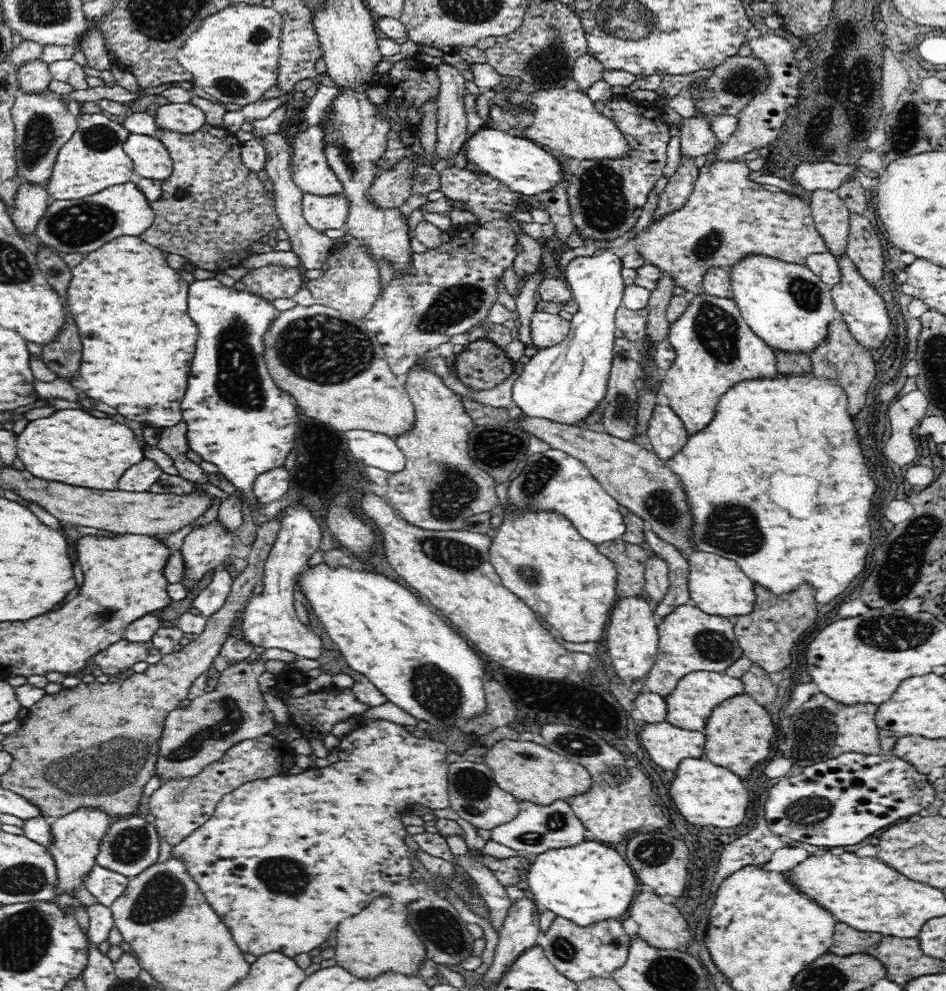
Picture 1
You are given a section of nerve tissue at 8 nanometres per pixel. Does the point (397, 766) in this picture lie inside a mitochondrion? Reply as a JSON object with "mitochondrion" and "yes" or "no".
{"mitochondrion":"no"}

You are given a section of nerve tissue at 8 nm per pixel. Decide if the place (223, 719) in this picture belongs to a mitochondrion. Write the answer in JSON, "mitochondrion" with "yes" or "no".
{"mitochondrion":"yes"}

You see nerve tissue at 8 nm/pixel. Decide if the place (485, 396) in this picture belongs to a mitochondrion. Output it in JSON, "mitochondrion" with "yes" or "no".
{"mitochondrion":"no"}

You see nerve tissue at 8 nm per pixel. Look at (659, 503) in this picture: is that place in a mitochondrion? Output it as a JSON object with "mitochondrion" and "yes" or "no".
{"mitochondrion":"yes"}

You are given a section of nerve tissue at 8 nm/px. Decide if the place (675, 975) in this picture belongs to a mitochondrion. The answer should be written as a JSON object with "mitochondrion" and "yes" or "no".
{"mitochondrion":"yes"}

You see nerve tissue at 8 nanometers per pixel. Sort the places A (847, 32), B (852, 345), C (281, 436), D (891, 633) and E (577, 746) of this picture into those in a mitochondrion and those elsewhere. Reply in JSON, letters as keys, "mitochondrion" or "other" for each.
{"A":"other","B":"other","C":"other","D":"mitochondrion","E":"mitochondrion"}

